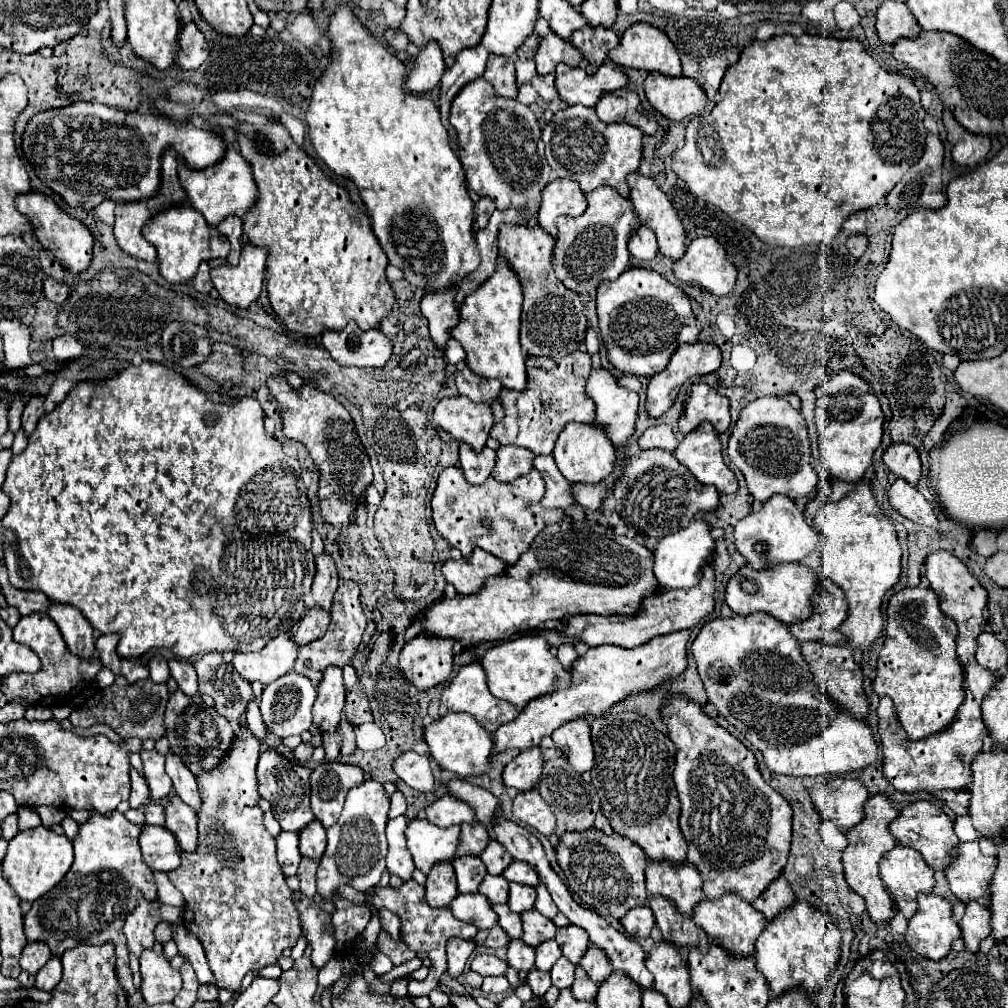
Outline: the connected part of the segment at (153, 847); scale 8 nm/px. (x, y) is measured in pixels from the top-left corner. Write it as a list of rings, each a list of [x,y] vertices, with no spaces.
[[[145,824],[139,836],[139,846],[143,862],[147,862],[151,870],[169,872],[181,864],[181,848],[175,836],[163,826]]]

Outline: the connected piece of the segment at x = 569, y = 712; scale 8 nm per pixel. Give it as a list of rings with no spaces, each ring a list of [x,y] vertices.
[[[691,630],[671,632],[663,636],[651,638],[647,644],[641,644],[633,650],[619,646],[593,646],[585,656],[575,660],[571,670],[571,684],[567,690],[551,692],[541,696],[539,700],[531,700],[527,708],[517,716],[517,720],[503,724],[495,734],[495,752],[503,752],[509,748],[527,750],[539,746],[543,736],[551,736],[559,726],[577,718],[599,718],[613,704],[629,698],[631,694],[655,690],[661,684],[677,678],[687,668],[687,640]]]

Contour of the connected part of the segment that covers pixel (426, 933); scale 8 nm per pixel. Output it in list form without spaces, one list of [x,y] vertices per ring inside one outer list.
[[[415,880],[405,882],[397,890],[391,888],[391,886],[377,888],[375,890],[375,896],[371,898],[371,902],[377,908],[389,908],[389,910],[393,910],[401,918],[401,940],[413,952],[427,952],[429,958],[431,958],[431,962],[433,962],[431,972],[429,972],[429,976],[425,980],[420,983],[414,983],[414,980],[410,979],[408,984],[409,996],[428,996],[429,992],[437,987],[439,976],[447,970],[447,958],[445,958],[445,944],[447,944],[447,940],[451,940],[451,938],[473,940],[475,934],[477,934],[477,928],[473,924],[457,920],[451,914],[449,908],[431,908],[431,906],[427,906],[425,888],[419,886]]]

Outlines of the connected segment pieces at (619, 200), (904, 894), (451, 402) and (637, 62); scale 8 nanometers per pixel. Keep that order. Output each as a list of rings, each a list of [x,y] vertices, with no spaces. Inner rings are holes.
[[[599,186],[599,188],[591,190],[587,194],[587,204],[589,206],[587,206],[585,214],[577,216],[577,218],[563,218],[563,216],[557,218],[559,234],[557,234],[557,244],[555,244],[555,250],[553,250],[555,276],[563,284],[567,284],[567,288],[575,290],[577,294],[591,294],[591,292],[595,292],[595,288],[597,288],[597,284],[601,280],[615,280],[623,270],[629,268],[629,258],[631,256],[635,256],[637,260],[649,262],[657,254],[655,232],[651,228],[647,228],[647,226],[641,226],[639,218],[635,216],[631,200],[619,196],[619,192],[615,192],[615,188]]]
[[[895,846],[883,856],[879,862],[879,876],[885,882],[895,908],[905,918],[911,918],[917,910],[917,894],[929,894],[935,884],[933,870],[927,868],[923,856],[913,848],[903,846]]]
[[[463,396],[443,398],[433,412],[437,426],[449,432],[455,440],[469,444],[477,454],[485,448],[493,414],[487,404],[475,404]]]
[[[633,24],[621,36],[619,48],[609,58],[623,68],[659,72],[663,76],[681,76],[681,60],[673,42],[649,24]]]

